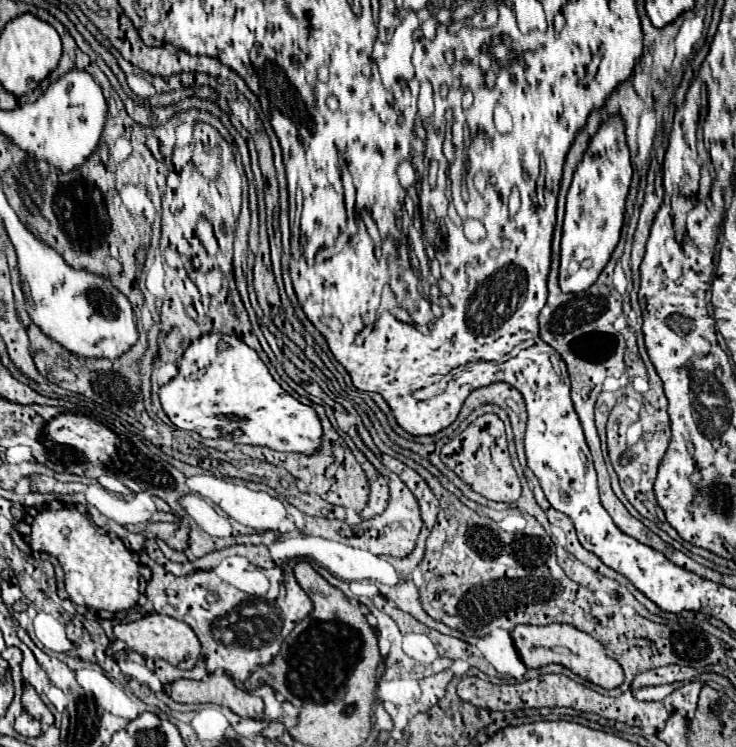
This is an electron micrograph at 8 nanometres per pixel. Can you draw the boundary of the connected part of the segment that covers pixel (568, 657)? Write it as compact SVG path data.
M550 623L550 625L516 625L512 629L512 639L514 645L520 653L520 659L524 661L526 667L542 667L548 663L558 663L568 667L572 673L580 675L582 679L600 685L604 689L614 689L620 687L624 681L622 667L616 659L606 655L604 645L594 639L592 635L568 625L568 623Z

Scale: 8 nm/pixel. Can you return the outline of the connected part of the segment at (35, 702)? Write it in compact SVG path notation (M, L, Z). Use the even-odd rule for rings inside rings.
M24 687L24 695L22 695L22 705L24 709L42 723L42 731L46 731L52 723L54 723L54 715L50 713L50 709L44 705L44 701L38 697L38 693L34 691L34 687Z

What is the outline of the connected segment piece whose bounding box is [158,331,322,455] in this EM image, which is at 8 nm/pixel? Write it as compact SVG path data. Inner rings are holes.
M214 331L192 341L180 359L178 375L170 383L162 385L158 395L164 413L178 429L196 431L206 439L228 437L236 443L264 445L274 451L294 451L306 455L312 455L320 447L322 425L316 411L308 405L302 405L290 393L286 393L272 379L268 367L262 363L258 353L250 349L244 341L240 341L236 335L224 335Z

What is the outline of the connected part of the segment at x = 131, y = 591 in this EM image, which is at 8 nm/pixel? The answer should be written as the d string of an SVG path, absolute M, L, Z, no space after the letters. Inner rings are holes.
M66 505L56 511L40 511L31 523L29 540L32 552L50 553L60 561L72 603L112 613L128 611L136 605L140 597L140 564L132 559L132 551L128 551L118 537L102 533L76 507Z

